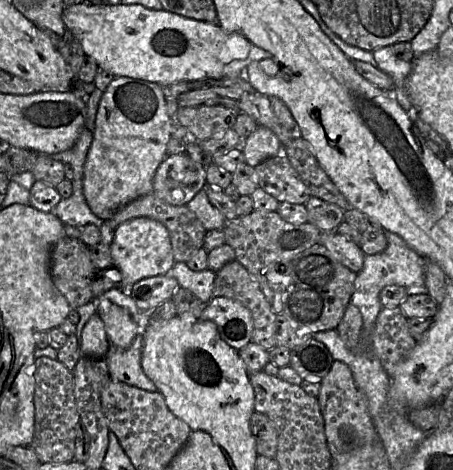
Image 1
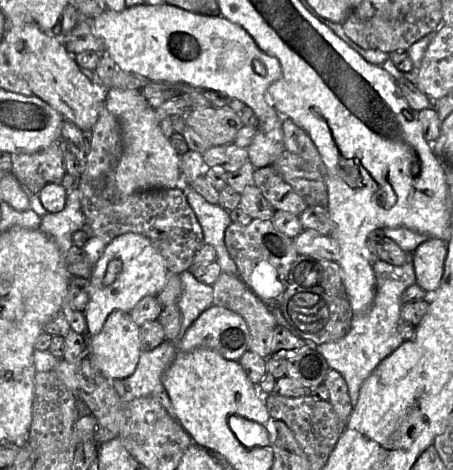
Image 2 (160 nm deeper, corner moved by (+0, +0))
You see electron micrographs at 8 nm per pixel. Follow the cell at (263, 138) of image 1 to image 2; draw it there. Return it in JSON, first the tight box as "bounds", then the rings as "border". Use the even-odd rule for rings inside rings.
{"bounds":[93,3,285,168],"border":[[[147,3],[126,7],[116,12],[106,9],[93,19],[94,34],[101,38],[105,51],[114,60],[118,68],[134,72],[157,82],[186,82],[204,89],[224,92],[251,107],[258,118],[256,133],[248,151],[248,161],[256,168],[270,166],[285,149],[283,141],[282,117],[273,107],[267,92],[268,87],[281,77],[280,61],[263,52],[251,35],[240,25],[220,16],[206,16],[164,3]],[[253,60],[262,61],[266,75],[261,76],[253,69]]]}

